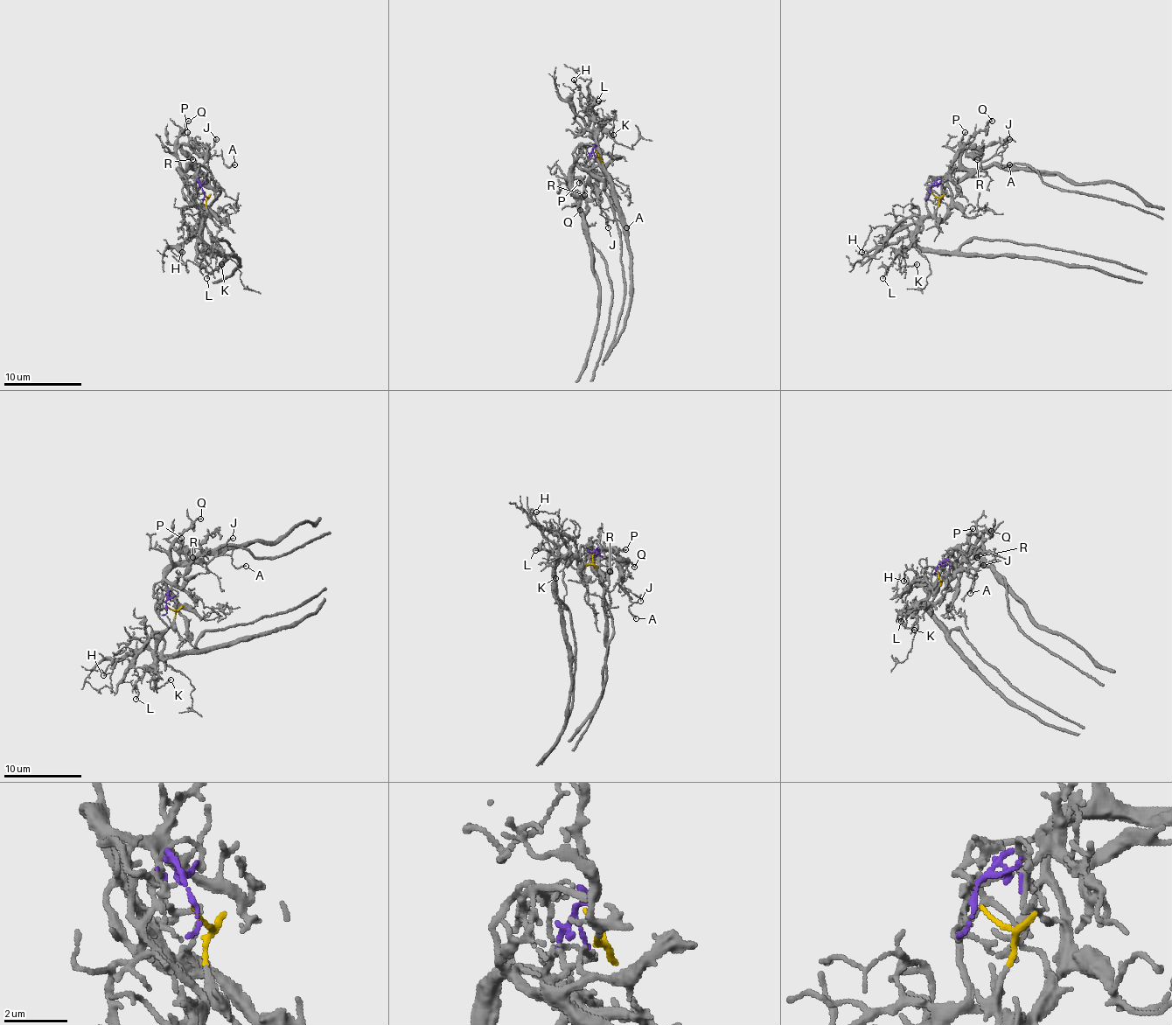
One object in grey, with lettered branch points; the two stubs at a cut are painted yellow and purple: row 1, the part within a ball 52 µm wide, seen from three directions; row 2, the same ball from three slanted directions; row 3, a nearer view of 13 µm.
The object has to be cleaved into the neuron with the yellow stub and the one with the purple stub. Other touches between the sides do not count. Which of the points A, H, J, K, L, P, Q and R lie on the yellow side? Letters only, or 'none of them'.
H, K, L

